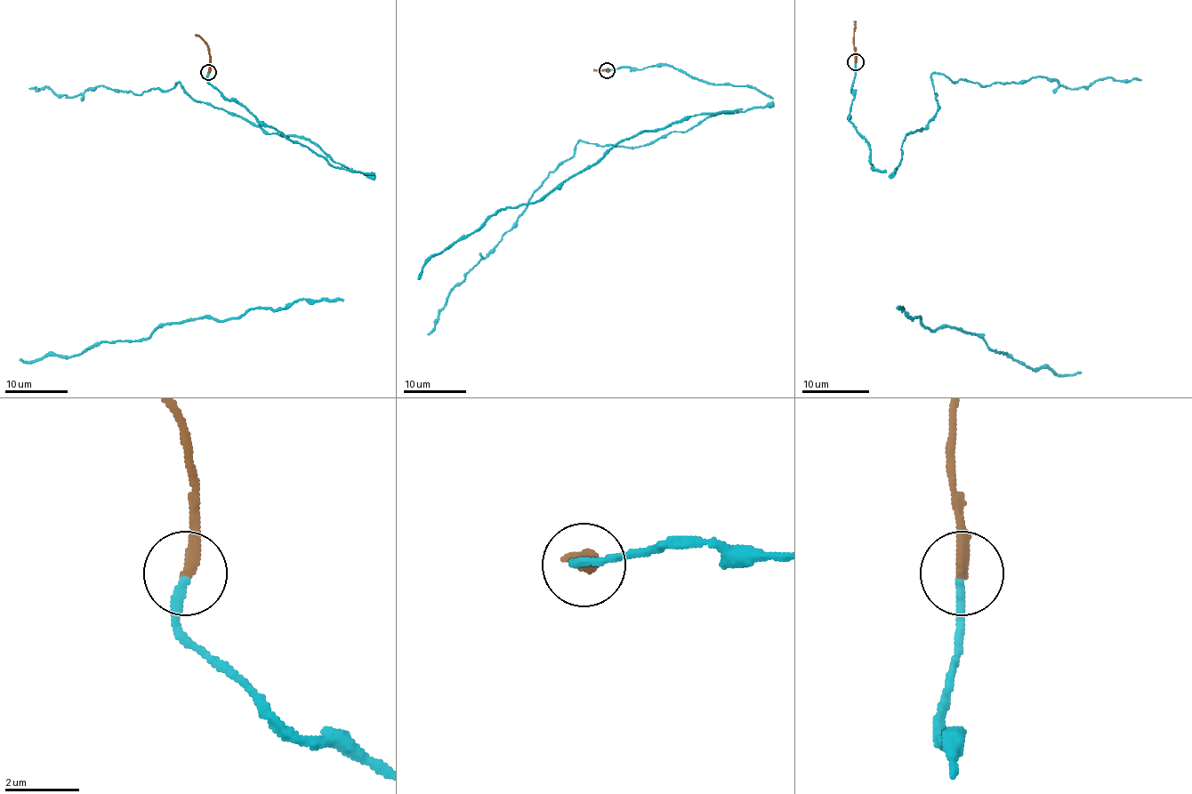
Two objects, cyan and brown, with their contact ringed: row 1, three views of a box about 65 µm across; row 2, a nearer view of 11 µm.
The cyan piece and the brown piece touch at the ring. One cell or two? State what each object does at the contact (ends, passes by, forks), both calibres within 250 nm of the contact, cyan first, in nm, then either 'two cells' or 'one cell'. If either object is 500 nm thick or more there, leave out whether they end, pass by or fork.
cyan ends | brown ends | 240/320 nm | one cell

